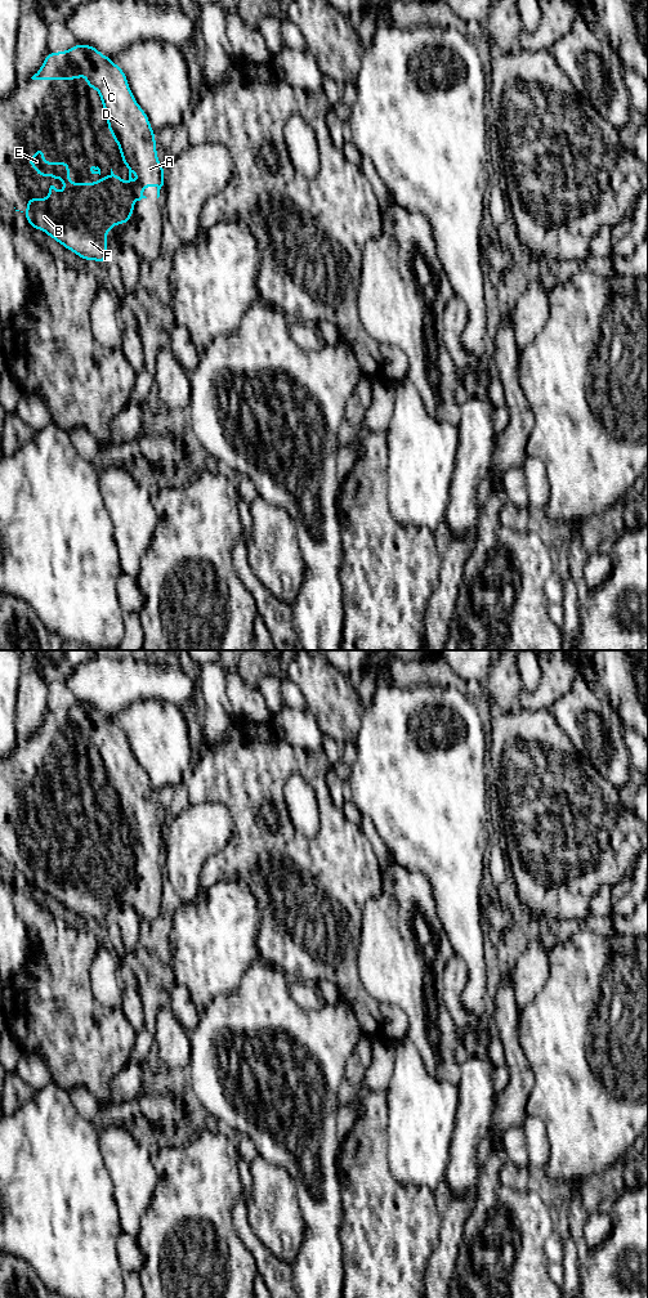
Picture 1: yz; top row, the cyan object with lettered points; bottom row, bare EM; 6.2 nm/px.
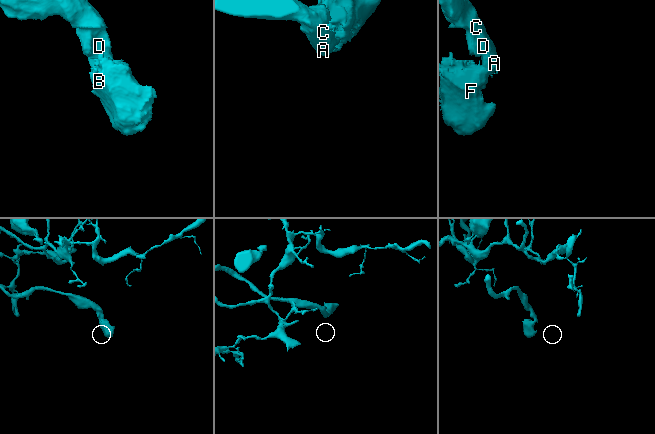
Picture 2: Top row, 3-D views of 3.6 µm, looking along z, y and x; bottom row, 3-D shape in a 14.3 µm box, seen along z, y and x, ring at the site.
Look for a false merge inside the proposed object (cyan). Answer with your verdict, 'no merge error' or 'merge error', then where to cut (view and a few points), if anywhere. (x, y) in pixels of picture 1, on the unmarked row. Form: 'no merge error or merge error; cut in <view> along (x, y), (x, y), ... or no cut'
no merge error; no cut

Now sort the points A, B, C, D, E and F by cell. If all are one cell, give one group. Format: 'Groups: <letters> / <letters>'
Groups: A B C D E F

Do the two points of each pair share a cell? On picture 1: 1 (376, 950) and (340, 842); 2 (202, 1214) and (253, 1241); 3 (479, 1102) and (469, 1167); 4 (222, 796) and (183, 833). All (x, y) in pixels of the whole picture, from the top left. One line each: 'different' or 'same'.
1: different
2: different
3: same
4: different

